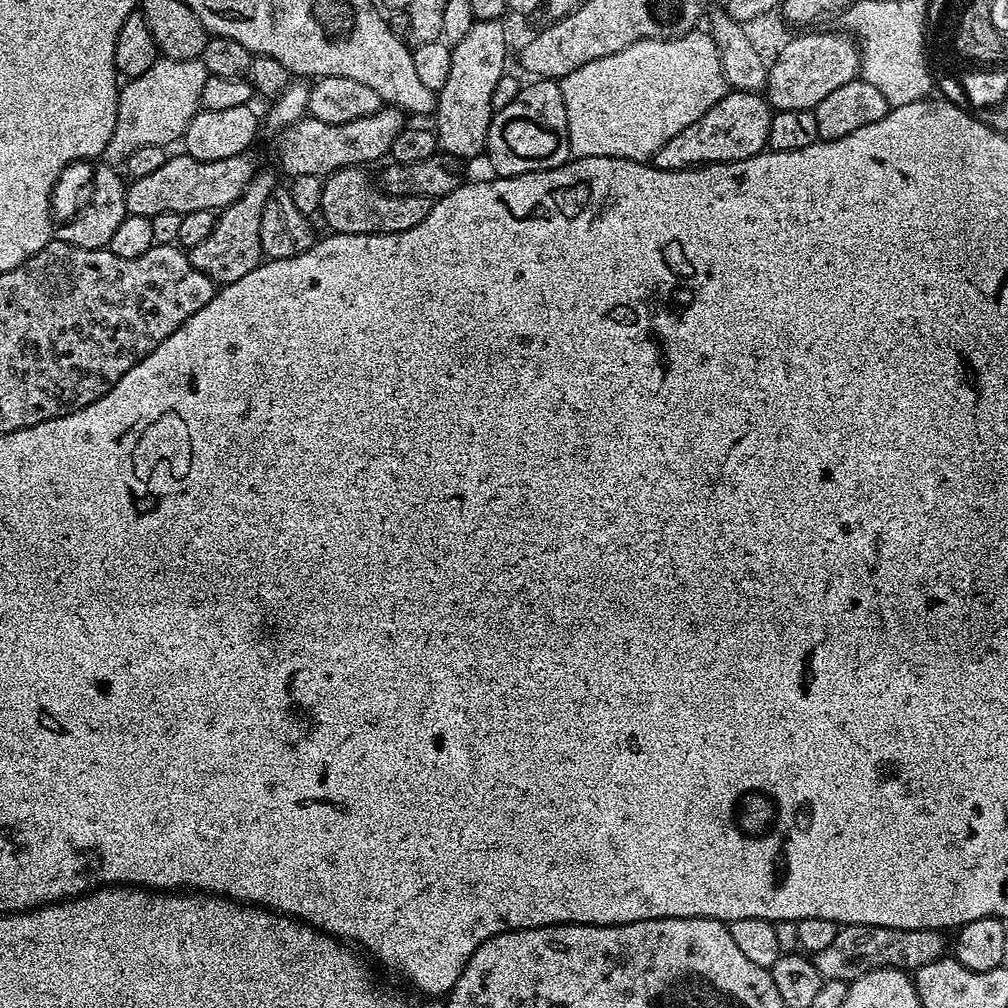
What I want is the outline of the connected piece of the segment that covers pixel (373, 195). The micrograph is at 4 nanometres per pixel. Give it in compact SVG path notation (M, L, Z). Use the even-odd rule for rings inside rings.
M363 167L343 168L324 180L322 206L319 215L333 233L398 234L418 226L430 214L434 200L431 196L396 196L393 192L371 188Z

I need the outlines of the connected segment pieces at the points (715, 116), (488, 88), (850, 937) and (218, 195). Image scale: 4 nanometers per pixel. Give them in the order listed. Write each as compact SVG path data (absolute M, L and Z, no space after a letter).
M729 90L702 118L696 122L690 122L686 130L681 130L679 134L674 134L670 142L666 142L652 155L651 165L653 168L661 168L663 172L677 173L685 168L695 168L705 164L729 164L738 162L746 158L754 158L759 152L768 148L768 135L770 134L770 122L774 109L767 99L760 92L738 92Z
M477 20L474 26L470 26L470 31L466 33L466 38L462 38L462 42L451 45L450 75L446 78L446 86L442 86L436 97L434 131L439 147L462 162L474 159L479 152L481 155L488 146L488 131L494 111L494 86L498 86L498 78L506 75L504 63L508 60L508 36L504 33L504 26L499 20Z
M845 924L838 934L823 950L811 957L818 974L825 980L851 982L862 978L862 974L879 968L897 968L909 974L915 974L922 966L941 959L944 952L943 931L934 928L902 930L894 926L866 926L865 924Z
M187 154L179 155L169 155L167 162L159 170L154 170L154 174L146 174L146 178L132 180L127 185L126 210L130 216L154 217L167 212L223 210L243 194L254 175L251 155L248 154L222 158L218 162L196 160Z

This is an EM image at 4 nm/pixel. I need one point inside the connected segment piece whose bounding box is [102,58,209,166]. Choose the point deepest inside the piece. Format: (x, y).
(154, 108)

